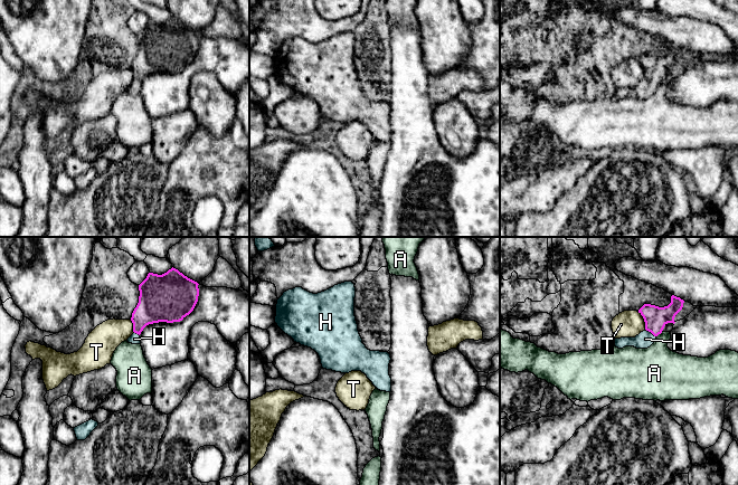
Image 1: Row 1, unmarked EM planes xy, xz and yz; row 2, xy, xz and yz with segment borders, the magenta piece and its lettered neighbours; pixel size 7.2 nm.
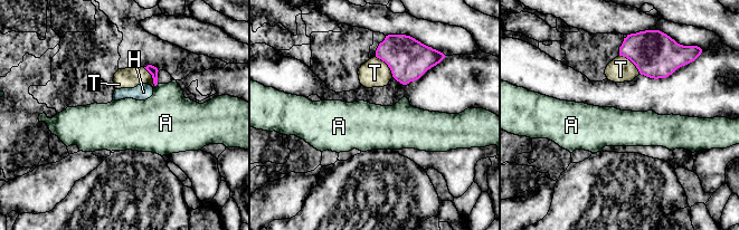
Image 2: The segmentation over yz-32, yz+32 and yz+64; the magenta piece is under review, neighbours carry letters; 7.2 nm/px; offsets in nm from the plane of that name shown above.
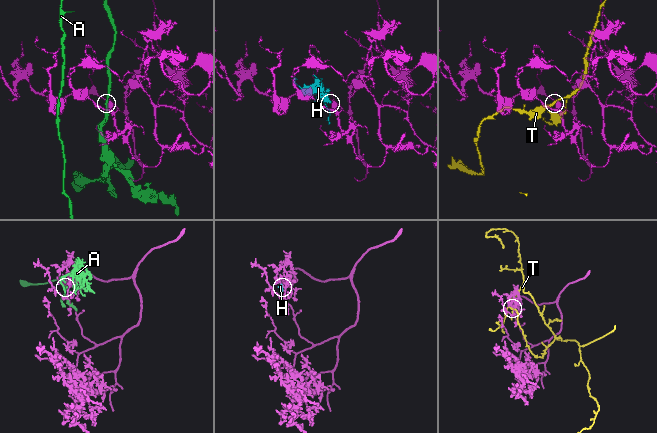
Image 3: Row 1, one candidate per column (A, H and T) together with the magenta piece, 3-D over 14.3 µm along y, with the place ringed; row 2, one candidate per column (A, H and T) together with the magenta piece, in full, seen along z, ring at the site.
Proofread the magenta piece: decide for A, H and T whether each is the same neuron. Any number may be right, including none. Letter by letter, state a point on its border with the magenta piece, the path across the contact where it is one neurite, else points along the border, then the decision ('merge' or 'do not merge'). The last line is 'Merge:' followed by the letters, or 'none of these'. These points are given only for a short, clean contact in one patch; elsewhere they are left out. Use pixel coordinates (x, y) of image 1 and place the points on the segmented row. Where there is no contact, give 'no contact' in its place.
A: contact yz (659, 333); do not merge
H: contact yz (651, 332); way yz (655, 317), (651, 332), (645, 339); merge
T: contact yz (644, 321); do not merge
Merge: H

